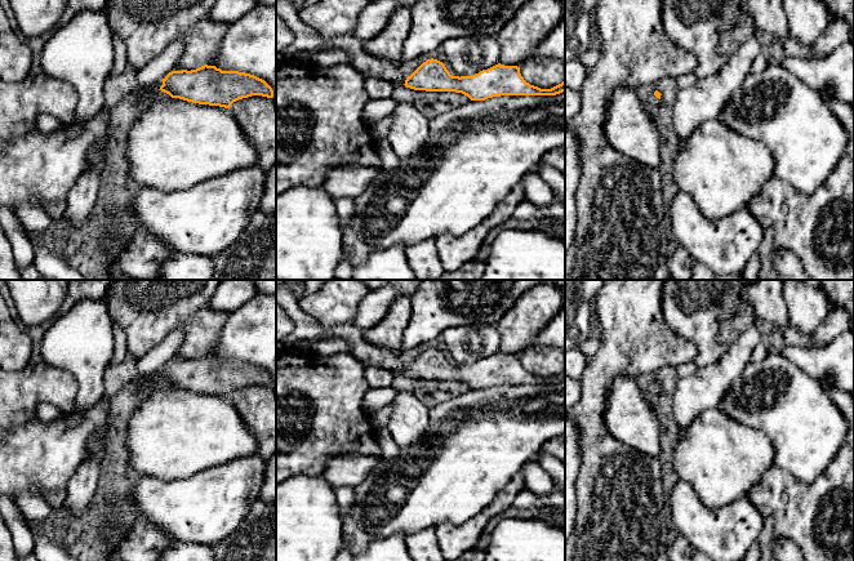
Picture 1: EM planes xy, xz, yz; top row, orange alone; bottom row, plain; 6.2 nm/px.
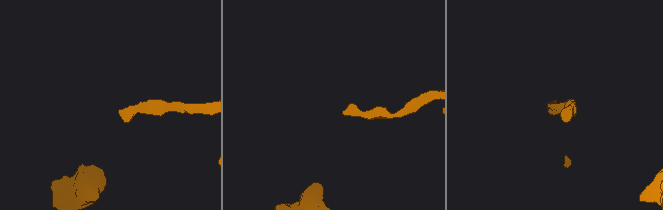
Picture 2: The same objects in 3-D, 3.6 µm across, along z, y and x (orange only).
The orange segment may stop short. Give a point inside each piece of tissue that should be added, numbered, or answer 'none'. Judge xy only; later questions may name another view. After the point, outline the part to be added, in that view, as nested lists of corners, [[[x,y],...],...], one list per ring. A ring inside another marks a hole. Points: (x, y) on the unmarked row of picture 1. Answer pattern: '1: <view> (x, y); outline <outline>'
none

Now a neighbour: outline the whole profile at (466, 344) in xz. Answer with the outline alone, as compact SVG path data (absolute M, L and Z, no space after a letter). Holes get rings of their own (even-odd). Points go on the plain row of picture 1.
M462 325L442 331L446 349L457 365L471 365L499 352L495 325Z

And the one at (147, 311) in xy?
M111 280L106 294L106 304L114 325L119 325L126 337L128 353L142 357L173 330L182 329L184 340L177 355L182 359L196 359L214 349L230 312L214 311L209 307L209 299L221 280Z

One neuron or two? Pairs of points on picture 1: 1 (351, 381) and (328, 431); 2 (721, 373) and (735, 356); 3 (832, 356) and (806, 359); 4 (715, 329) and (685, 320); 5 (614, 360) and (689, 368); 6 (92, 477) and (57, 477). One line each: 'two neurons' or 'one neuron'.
1: one neuron
2: one neuron
3: one neuron
4: one neuron
5: two neurons
6: two neurons

